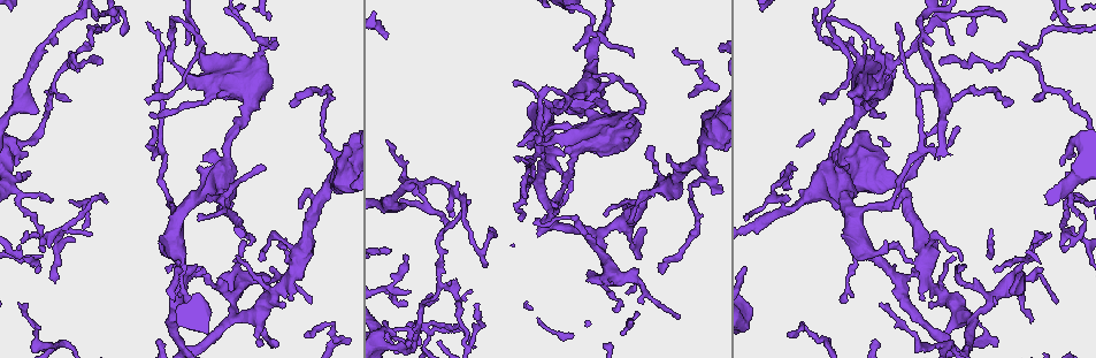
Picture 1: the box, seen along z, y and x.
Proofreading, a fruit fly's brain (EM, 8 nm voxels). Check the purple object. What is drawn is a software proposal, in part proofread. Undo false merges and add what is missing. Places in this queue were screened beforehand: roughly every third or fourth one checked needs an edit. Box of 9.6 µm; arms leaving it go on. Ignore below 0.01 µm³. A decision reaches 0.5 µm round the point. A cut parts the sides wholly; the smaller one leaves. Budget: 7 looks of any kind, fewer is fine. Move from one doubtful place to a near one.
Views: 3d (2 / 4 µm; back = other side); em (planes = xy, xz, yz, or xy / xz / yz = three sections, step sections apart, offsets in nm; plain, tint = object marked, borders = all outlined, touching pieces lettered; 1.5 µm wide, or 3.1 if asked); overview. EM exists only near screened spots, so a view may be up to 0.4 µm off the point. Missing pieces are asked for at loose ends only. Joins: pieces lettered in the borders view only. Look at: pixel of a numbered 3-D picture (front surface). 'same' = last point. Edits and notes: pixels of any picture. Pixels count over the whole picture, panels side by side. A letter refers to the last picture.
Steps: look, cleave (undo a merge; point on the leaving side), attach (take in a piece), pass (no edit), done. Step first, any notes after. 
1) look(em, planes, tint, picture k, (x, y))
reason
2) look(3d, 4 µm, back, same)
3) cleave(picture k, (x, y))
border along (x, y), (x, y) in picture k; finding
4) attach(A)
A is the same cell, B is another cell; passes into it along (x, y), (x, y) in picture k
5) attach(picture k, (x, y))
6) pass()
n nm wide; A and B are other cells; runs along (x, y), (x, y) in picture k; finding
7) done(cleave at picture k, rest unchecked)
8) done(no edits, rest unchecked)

look(3d, 4 µm, picture 1, (119, 22))
thin end

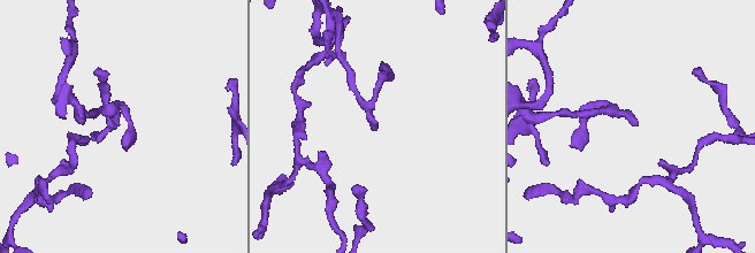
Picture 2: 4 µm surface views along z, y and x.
look(em, xz, step 4, tint, picture 2, (378, 128))
now the EM

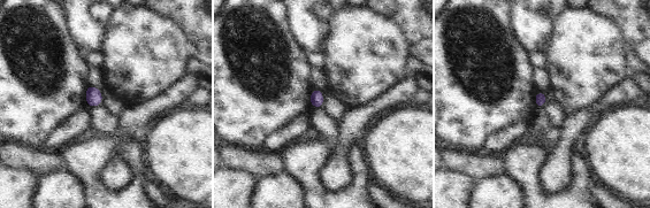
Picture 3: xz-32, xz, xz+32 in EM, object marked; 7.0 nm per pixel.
look(em, planes, borders, same)
another direction

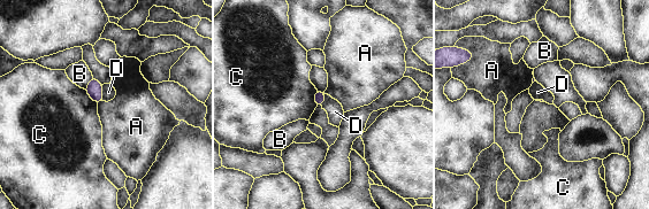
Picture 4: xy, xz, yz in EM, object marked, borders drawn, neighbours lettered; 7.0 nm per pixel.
pass()
A, B, C and D are other cells; border along (101, 85), (101, 97), (105, 100) in picture 4; none of them fits

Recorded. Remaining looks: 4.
look(em, xz, step 4, tint, picture 1, (55, 233))
four or more arms meet

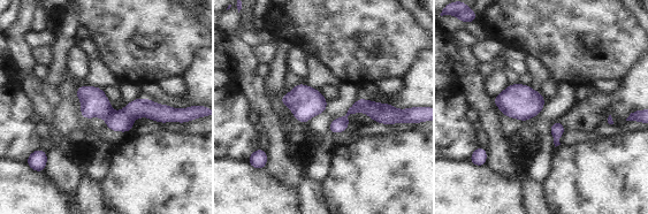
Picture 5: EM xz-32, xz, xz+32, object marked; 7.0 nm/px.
look(em, xy, step 8, tint, same)

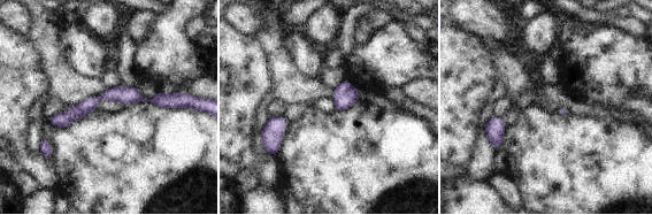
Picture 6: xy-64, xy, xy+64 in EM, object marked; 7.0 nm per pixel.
look(em, xy, step 8, borders, same)
see the neighbours

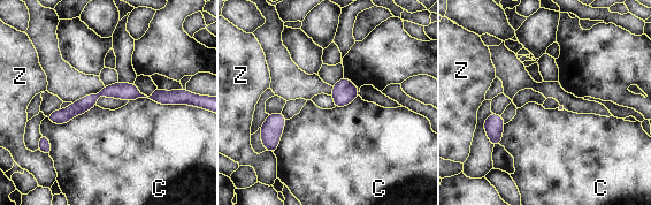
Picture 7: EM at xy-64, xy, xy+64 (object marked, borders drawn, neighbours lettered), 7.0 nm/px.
pass()
C and Z are other cells; all the same cell

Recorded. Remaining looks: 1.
look(em, planes, borders, picture 1, (19, 304))
an open end

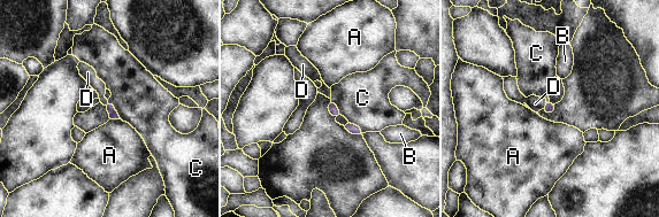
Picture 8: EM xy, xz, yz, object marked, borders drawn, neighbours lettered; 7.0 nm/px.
attach(D)
D is the same cell, A, B and C are other cells; passes into it along (550, 106), (543, 106), (535, 103) in picture 8; it goes on there

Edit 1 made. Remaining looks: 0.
done(attach at picture 8, rest unchecked)

